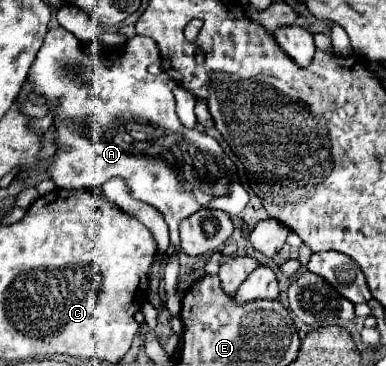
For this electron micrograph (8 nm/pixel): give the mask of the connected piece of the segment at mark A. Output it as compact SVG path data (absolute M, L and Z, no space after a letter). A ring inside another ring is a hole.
M57 27L49 29L29 71L29 79L33 81L35 93L53 101L59 99L55 125L61 149L49 167L57 187L91 187L97 191L107 179L123 177L135 199L163 213L175 246L173 257L164 268L166 307L171 315L176 315L181 310L177 294L179 221L203 207L239 215L249 195L221 145L213 137L197 129L185 129L179 123L173 99L177 83L169 75L149 75L147 65L155 61L161 61L159 47L143 35L131 37L123 53L107 65L83 53L73 33ZM93 75L103 81L103 89L91 89Z

